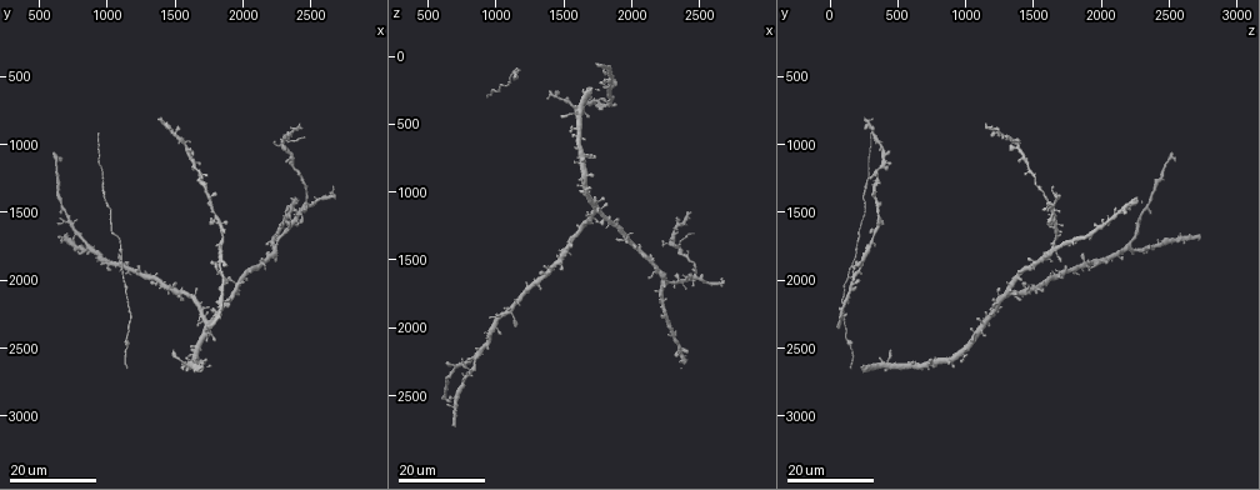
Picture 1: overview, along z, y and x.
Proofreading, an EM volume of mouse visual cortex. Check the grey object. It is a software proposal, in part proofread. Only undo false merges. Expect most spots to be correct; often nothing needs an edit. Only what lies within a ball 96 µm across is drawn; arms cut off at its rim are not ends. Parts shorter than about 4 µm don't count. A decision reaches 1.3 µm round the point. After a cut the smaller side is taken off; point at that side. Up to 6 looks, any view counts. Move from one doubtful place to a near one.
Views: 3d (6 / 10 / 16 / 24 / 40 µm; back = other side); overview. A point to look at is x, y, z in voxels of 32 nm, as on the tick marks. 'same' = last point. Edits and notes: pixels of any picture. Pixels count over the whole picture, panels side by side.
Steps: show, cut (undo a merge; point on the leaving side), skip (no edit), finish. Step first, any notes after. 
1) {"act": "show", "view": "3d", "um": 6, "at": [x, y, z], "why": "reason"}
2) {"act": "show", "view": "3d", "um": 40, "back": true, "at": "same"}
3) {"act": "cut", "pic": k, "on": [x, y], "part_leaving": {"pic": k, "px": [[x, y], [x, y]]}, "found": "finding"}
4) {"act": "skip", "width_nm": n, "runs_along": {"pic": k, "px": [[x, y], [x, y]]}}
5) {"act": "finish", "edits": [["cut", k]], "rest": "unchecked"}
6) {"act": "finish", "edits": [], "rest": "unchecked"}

{"act": "show", "view": "3d", "um": 16, "at": [1140, 2100, 120], "why": "thick turns thin"}

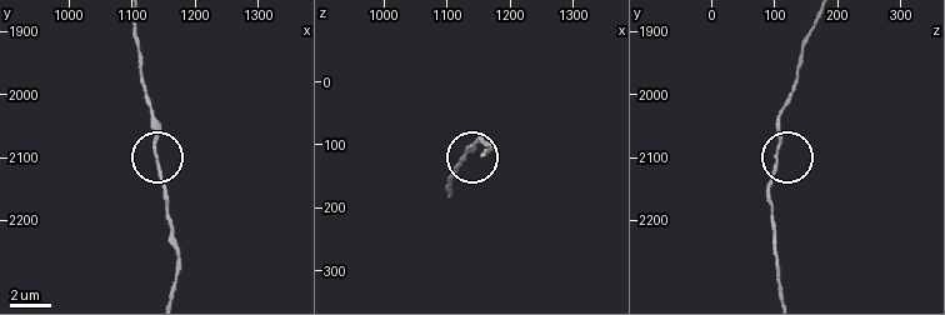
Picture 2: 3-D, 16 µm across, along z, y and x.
{"act": "show", "view": "3d", "um": 10, "at": [1135, 2085, 105], "why": "zoom in"}

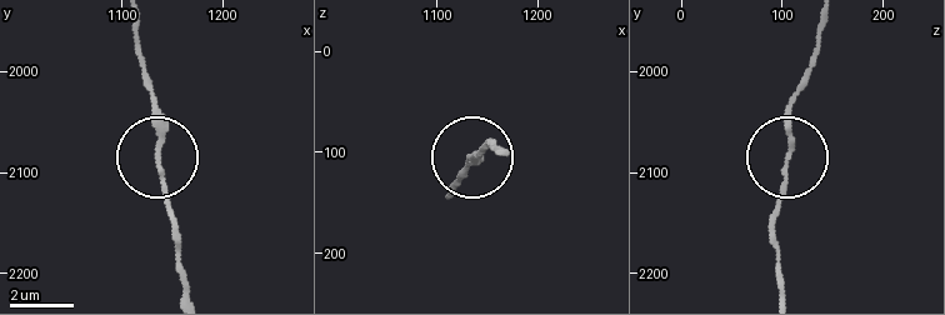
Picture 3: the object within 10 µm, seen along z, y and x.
{"act": "skip", "found": "all the same cell"}

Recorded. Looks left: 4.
{"act": "show", "view": "3d", "um": 16, "at": [2480, 1440, 1640], "why": "arms part here"}

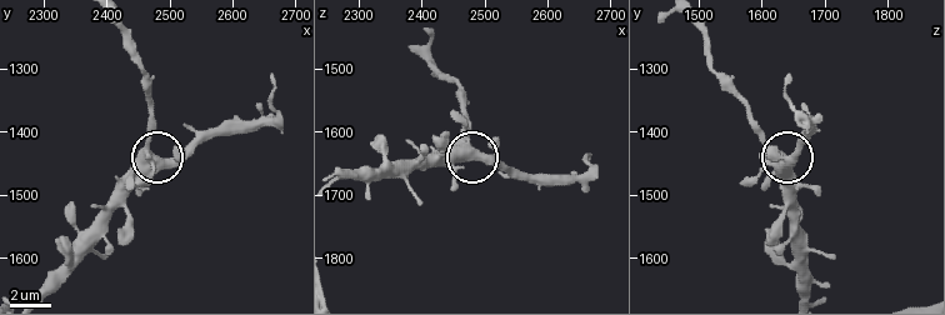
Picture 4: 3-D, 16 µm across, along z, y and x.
{"act": "show", "view": "3d", "um": 10, "at": [2490, 1450, 1630], "why": "closer look"}

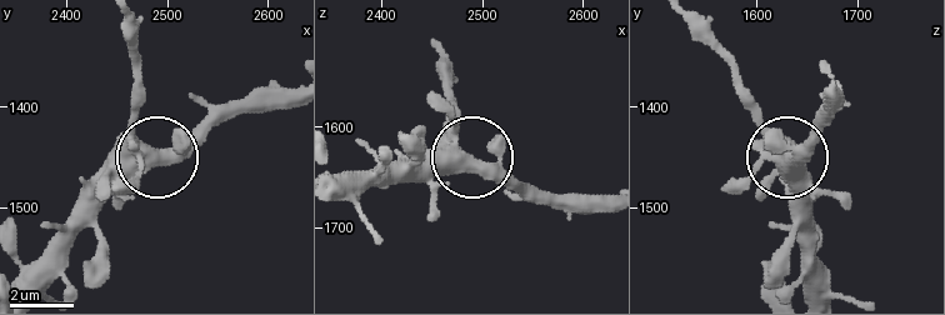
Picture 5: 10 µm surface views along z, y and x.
{"act": "skip", "width_nm": 460, "found": "all the same cell"}

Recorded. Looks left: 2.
{"act": "show", "view": "3d", "um": 16, "at": [2240, 1760, 1640]}

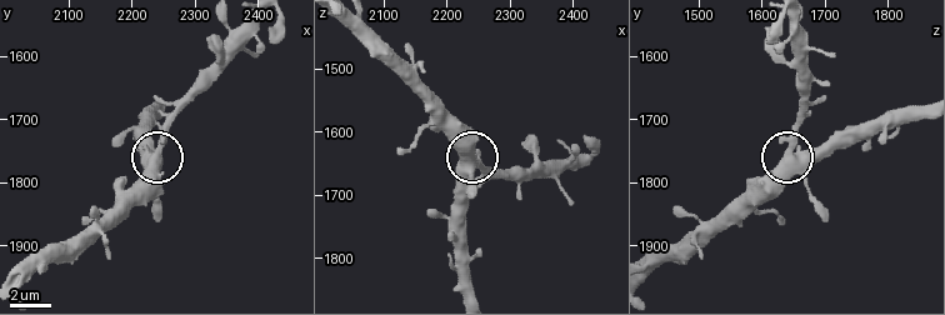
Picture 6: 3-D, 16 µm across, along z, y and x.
{"act": "show", "view": "3d", "um": 6, "at": [2230, 1755, 1665]}

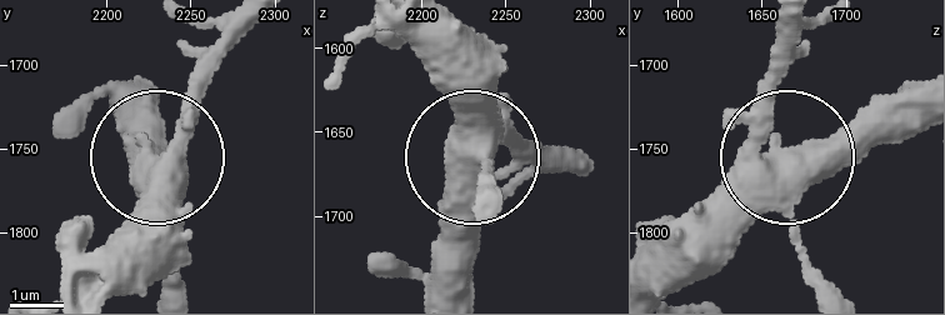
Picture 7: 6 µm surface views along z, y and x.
{"act": "skip", "arms": 4, "found": "continuous, no second cell"}

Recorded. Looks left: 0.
{"act": "finish", "edits": [], "rest": "unchecked"}

